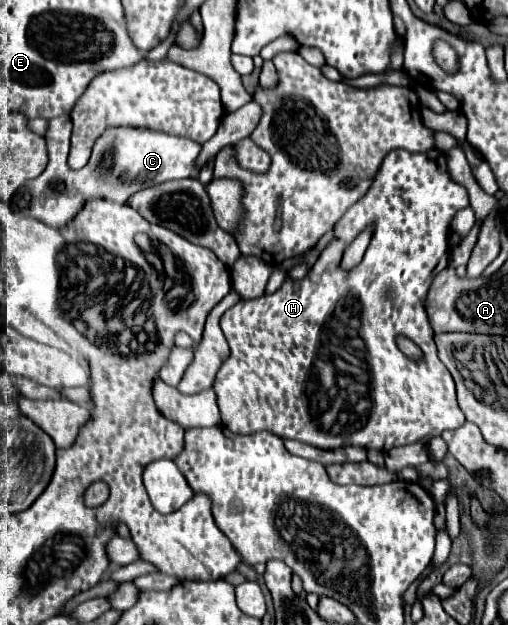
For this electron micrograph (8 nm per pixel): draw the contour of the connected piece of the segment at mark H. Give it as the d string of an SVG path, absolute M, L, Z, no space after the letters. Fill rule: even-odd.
M405 149L389 151L385 155L385 159L383 159L383 165L379 167L379 173L373 179L373 185L365 193L365 197L359 199L355 205L351 205L347 209L347 213L335 223L333 239L321 251L319 259L309 269L305 279L301 279L297 283L285 283L285 285L281 285L281 289L277 289L271 295L263 295L263 297L251 299L251 301L239 301L227 313L223 313L223 333L227 337L227 341L229 341L231 357L223 363L223 369L219 369L215 385L213 385L215 391L217 391L219 409L221 409L221 423L229 431L233 431L233 433L247 435L247 433L255 433L255 431L265 431L267 429L267 431L279 435L281 439L297 439L301 443L307 443L307 445L313 445L313 447L319 447L319 449L335 449L335 447L359 445L359 447L377 449L377 451L389 451L393 447L417 443L417 441L421 441L427 435L435 437L435 435L441 435L441 431L445 431L445 429L461 427L465 423L465 415L459 409L457 399L455 399L455 383L451 379L451 373L447 371L447 367L443 367L443 363L437 357L437 349L435 349L435 341L433 341L433 329L431 329L431 323L429 323L427 313L425 313L425 295L427 295L427 289L431 285L431 279L441 269L445 269L447 263L449 263L447 231L449 231L451 217L455 215L455 211L459 211L459 209L469 205L467 190L463 185L455 183L451 179L449 171L447 171L445 153L441 153L437 149L429 149L425 153L409 153ZM369 223L375 227L375 233L373 233L371 245L369 245L363 261L357 267L353 267L351 271L341 269L341 255L343 255L345 247ZM399 335L411 339L417 347L421 347L423 357L415 361L415 359L409 359L405 353L401 353L397 343L395 343L395 339Z

